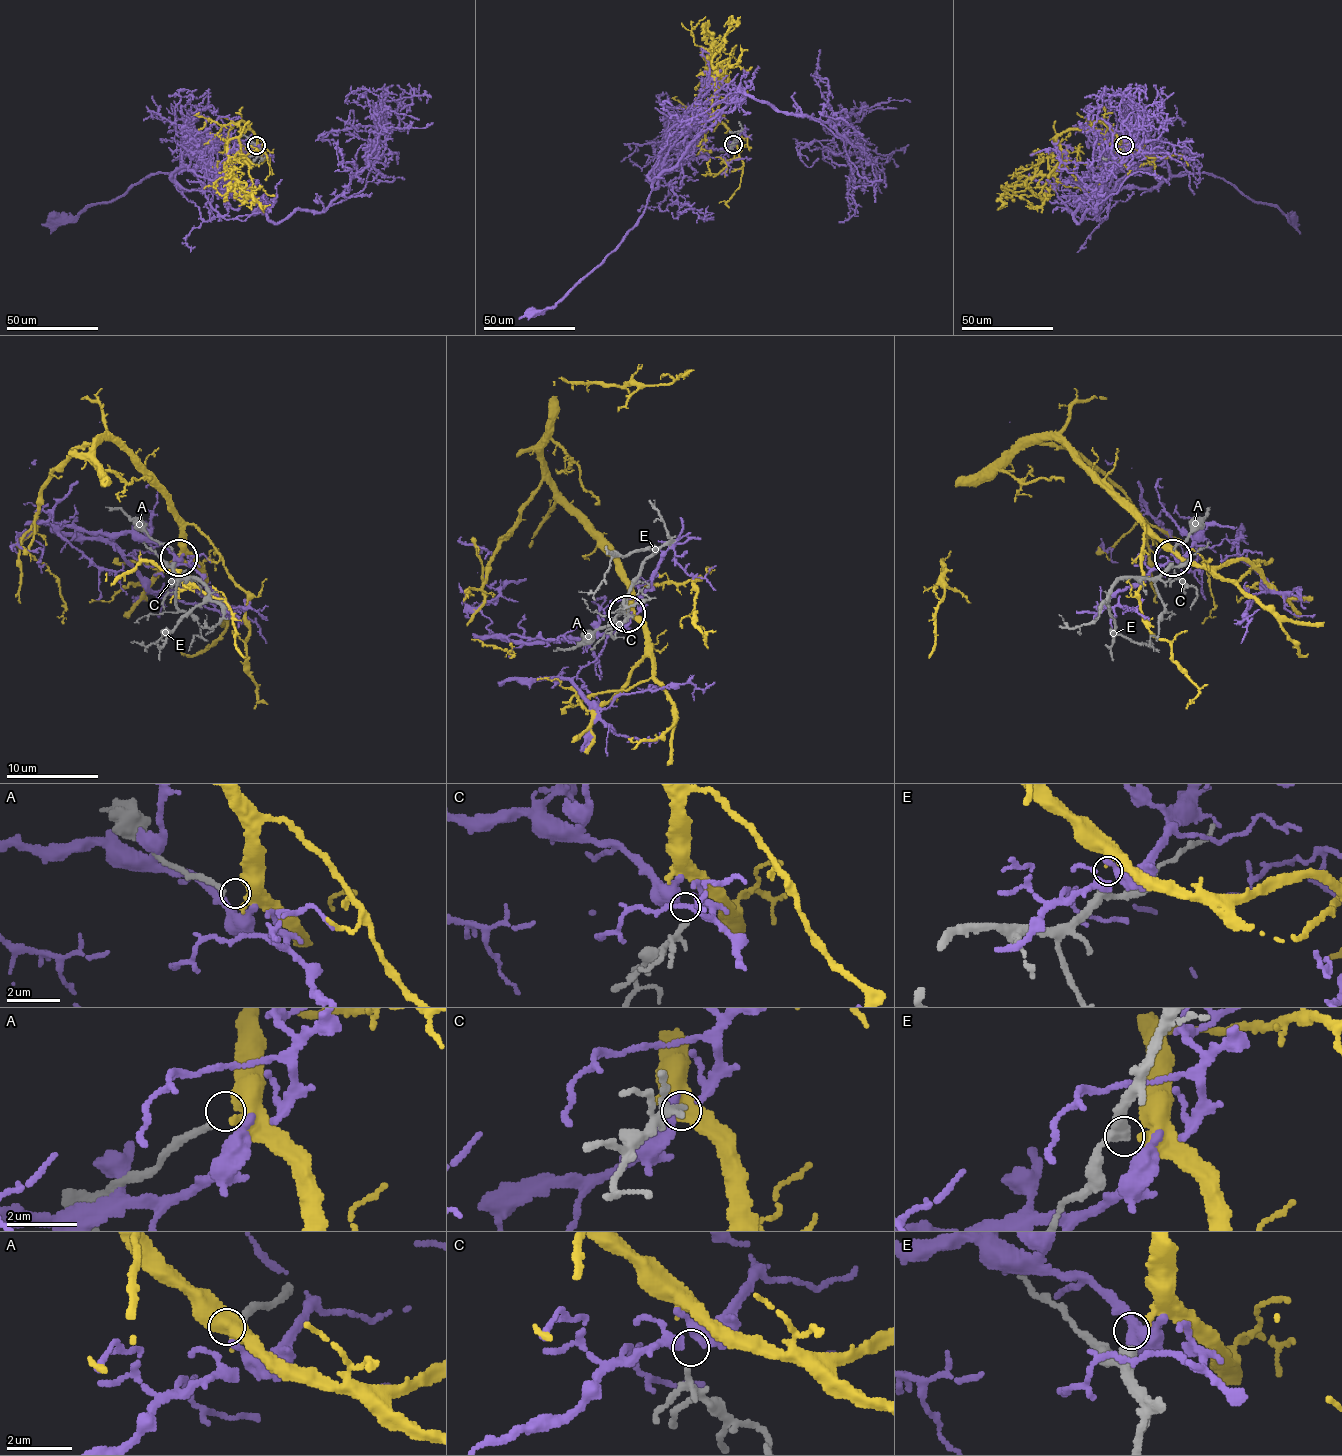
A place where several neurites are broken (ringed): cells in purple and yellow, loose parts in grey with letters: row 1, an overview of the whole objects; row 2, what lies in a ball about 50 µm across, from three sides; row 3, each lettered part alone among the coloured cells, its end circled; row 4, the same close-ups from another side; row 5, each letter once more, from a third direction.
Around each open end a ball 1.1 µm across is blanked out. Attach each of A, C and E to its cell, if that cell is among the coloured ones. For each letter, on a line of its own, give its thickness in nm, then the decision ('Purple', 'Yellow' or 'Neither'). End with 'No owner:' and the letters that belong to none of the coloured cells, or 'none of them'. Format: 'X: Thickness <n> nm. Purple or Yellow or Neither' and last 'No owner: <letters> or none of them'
A: Thickness 190 nm. Neither
C: Thickness 140 nm. Purple
E: Thickness 280 nm. Yellow
No owner: A

